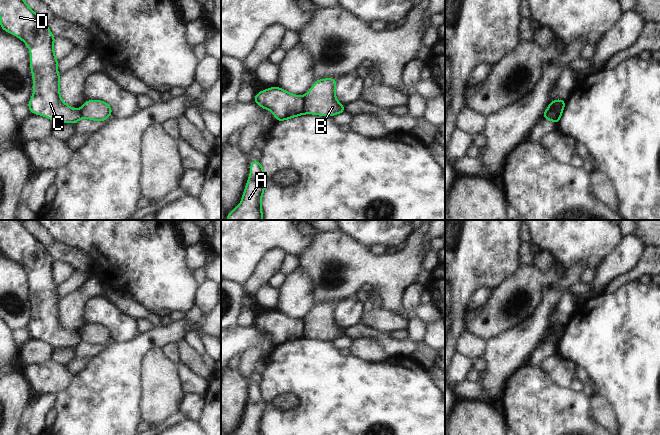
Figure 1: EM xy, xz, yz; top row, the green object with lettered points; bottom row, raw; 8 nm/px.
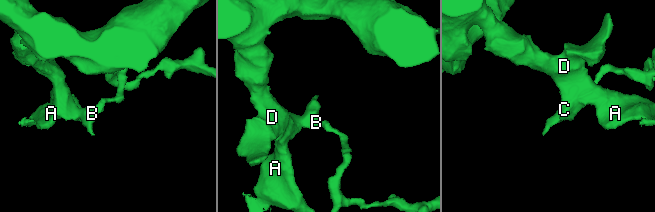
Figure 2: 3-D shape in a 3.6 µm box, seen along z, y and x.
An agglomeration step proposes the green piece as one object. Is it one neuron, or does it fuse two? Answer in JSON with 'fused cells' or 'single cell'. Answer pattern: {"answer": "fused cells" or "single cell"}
{"answer": "fused cells"}

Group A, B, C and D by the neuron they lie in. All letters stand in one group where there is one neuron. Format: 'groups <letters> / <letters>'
groups A C D / B

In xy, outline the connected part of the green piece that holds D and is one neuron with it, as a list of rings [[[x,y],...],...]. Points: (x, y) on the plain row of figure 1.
[[[0,220],[0,252],[21,263],[30,274],[30,293],[33,301],[33,320],[27,327],[32,338],[45,340],[54,347],[69,346],[75,349],[82,337],[67,329],[60,320],[59,287],[54,277],[56,261],[48,253],[48,248],[35,237],[20,220]]]

